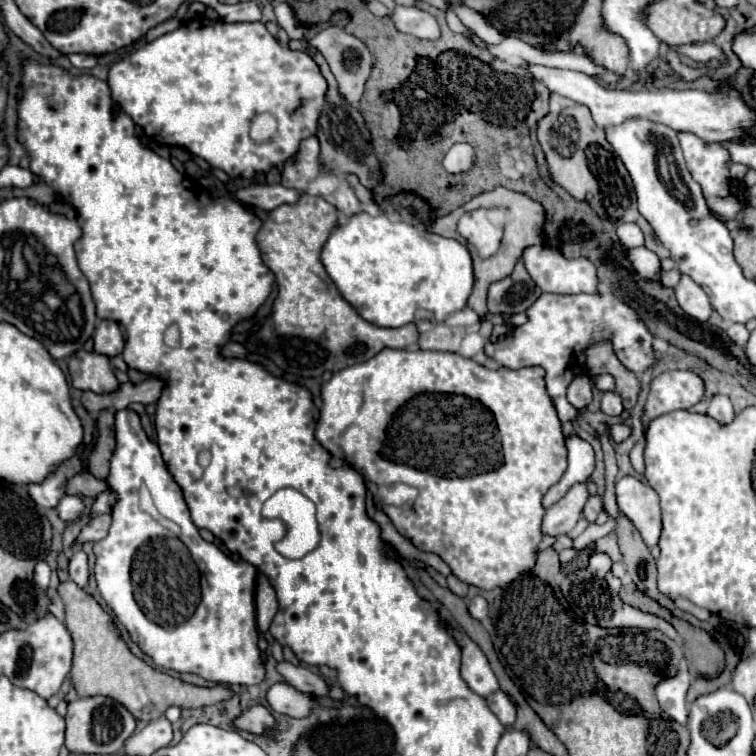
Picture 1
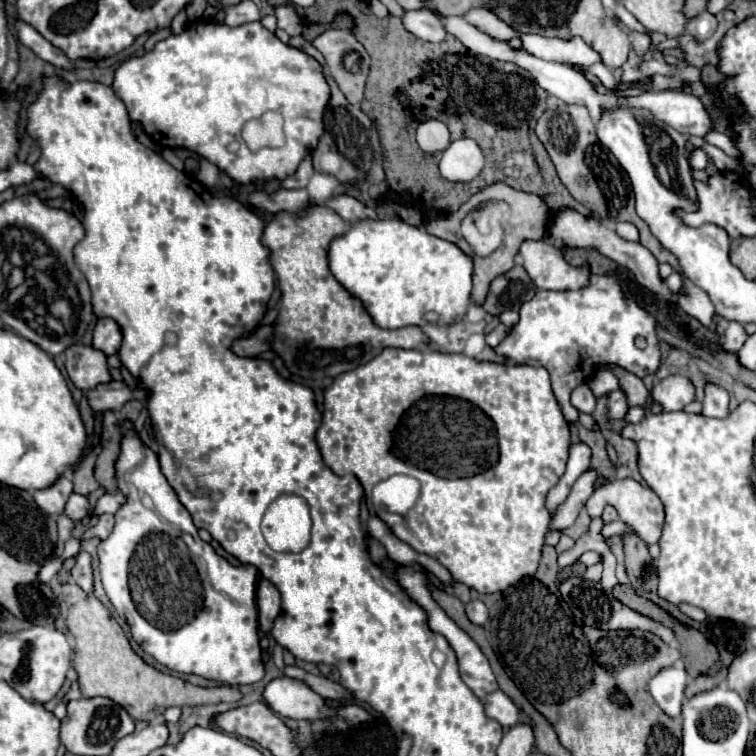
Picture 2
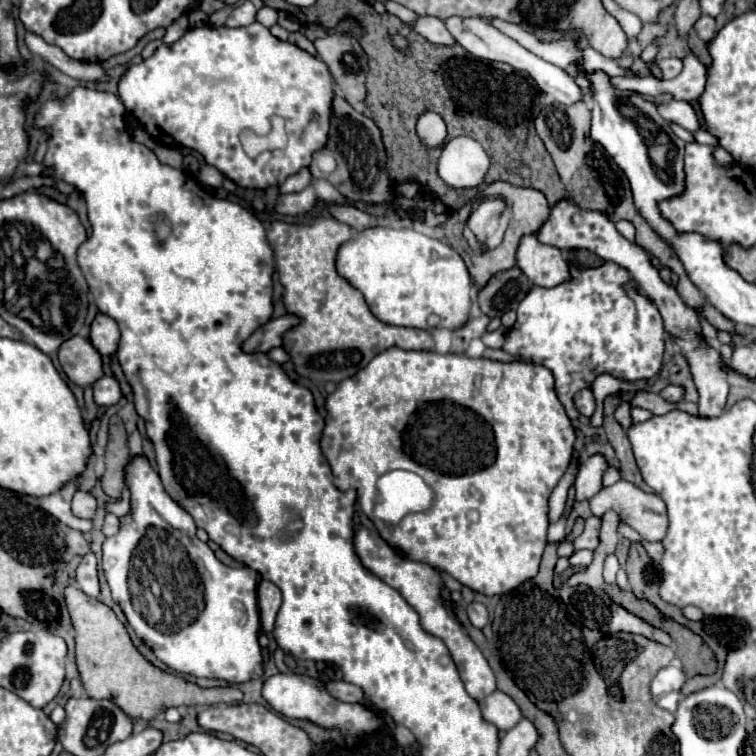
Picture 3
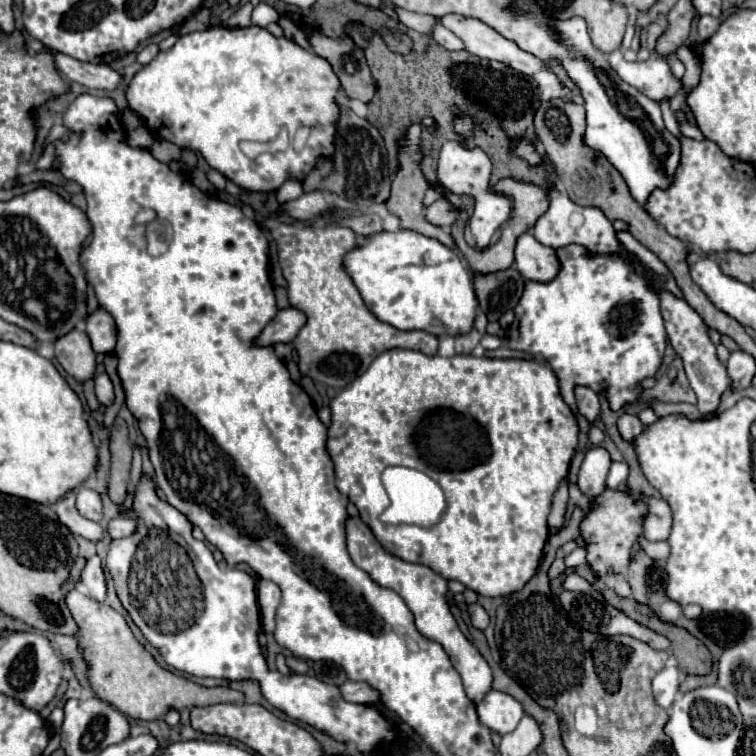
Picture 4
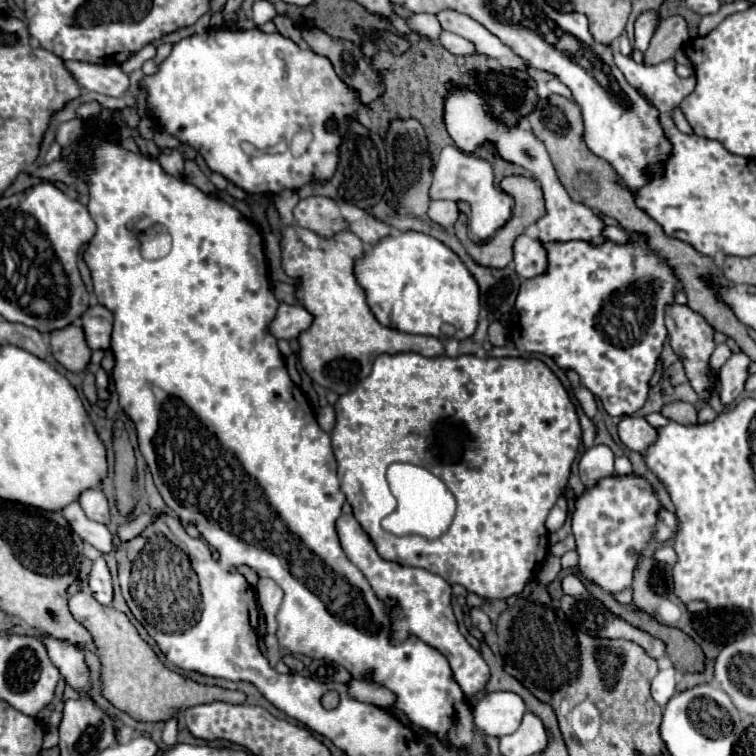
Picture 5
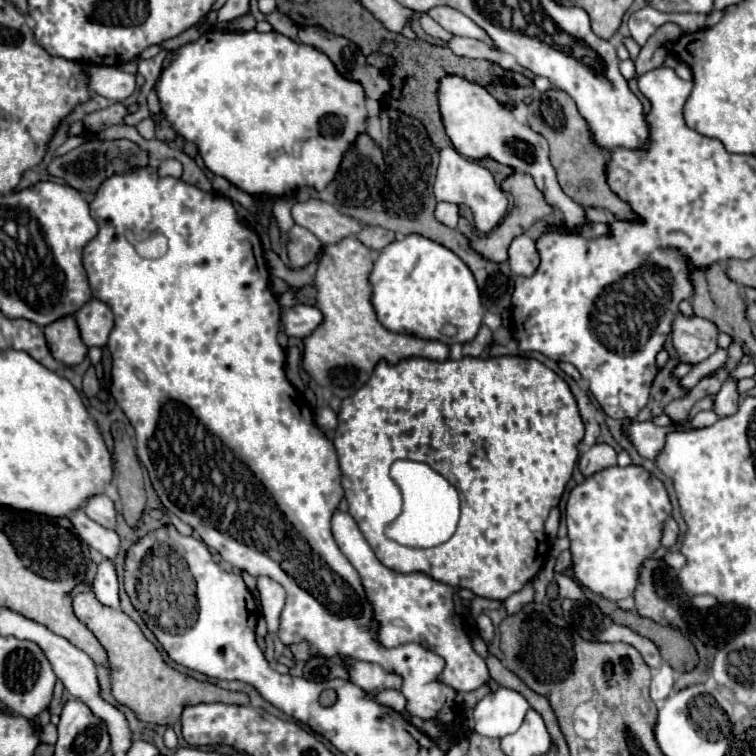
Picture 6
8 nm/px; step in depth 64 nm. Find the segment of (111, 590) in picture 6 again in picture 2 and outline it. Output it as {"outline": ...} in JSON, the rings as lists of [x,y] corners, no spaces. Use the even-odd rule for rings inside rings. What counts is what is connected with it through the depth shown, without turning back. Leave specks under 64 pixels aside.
{"outline":[[[80,550],[76,554],[76,564],[72,568],[72,578],[86,594],[92,594],[92,560],[90,560],[88,552]]]}

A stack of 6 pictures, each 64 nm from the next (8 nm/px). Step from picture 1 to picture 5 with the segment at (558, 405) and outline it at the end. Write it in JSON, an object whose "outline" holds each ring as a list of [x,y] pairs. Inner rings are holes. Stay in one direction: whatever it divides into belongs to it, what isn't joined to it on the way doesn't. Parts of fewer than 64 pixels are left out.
{"outline":[[[632,234],[632,242],[622,246],[614,242],[592,246],[582,240],[572,240],[550,242],[544,244],[544,248],[548,250],[548,272],[522,282],[512,310],[510,340],[520,352],[544,354],[550,356],[558,368],[574,370],[580,382],[602,400],[610,416],[632,416],[646,402],[648,382],[654,376],[668,336],[664,306],[674,302],[674,288],[678,286],[672,268],[648,248],[646,236],[642,234]]]}

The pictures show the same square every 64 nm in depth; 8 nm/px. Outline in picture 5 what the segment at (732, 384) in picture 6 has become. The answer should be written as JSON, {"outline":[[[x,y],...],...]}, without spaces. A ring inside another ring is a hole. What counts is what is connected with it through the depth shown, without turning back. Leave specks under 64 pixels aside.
{"outline":[[[742,352],[732,354],[728,358],[728,362],[720,368],[720,394],[722,394],[722,402],[728,404],[732,402],[736,396],[742,394],[744,390],[744,382],[748,380],[748,368],[750,368],[750,358]]]}

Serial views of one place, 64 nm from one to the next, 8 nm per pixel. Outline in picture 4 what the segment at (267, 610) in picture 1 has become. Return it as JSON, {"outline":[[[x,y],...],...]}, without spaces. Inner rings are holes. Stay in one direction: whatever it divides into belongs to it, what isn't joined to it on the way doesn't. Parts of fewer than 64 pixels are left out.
{"outline":[[[258,580],[258,604],[262,612],[262,628],[266,634],[272,634],[274,614],[280,604],[280,588],[270,580]]]}

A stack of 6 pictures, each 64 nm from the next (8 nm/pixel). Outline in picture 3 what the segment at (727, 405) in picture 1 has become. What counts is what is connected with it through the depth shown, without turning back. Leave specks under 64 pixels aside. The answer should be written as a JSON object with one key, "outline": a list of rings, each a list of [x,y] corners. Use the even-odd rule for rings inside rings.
{"outline":[[[560,200],[552,212],[550,218],[546,220],[546,224],[540,228],[540,232],[536,234],[536,238],[542,244],[548,246],[556,246],[560,250],[578,250],[578,248],[586,248],[594,254],[598,254],[600,258],[614,262],[622,268],[626,268],[630,272],[630,276],[636,280],[638,288],[642,292],[646,292],[646,296],[658,306],[662,318],[664,318],[664,328],[666,332],[678,342],[678,346],[684,350],[688,362],[690,362],[690,370],[696,382],[696,388],[700,392],[700,416],[720,416],[726,408],[726,398],[728,398],[728,372],[722,370],[722,358],[720,354],[710,348],[704,338],[702,338],[702,330],[700,330],[700,322],[698,322],[698,314],[686,306],[682,302],[682,298],[678,296],[678,292],[674,288],[670,288],[658,274],[656,266],[650,260],[650,254],[640,248],[636,242],[626,240],[624,236],[618,234],[618,230],[614,228],[614,222],[610,222],[604,214],[600,212],[586,212],[582,208],[578,208],[576,204],[568,202],[568,200]]]}

